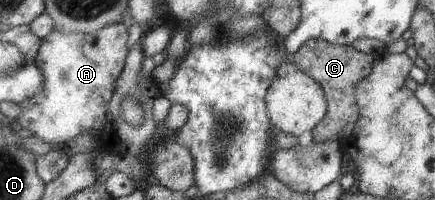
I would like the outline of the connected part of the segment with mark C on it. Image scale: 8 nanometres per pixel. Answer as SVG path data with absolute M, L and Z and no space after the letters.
M311 39L303 43L302 47L291 55L290 58L295 67L321 85L325 93L325 117L314 130L309 132L315 141L331 139L331 141L342 143L354 134L354 127L358 122L358 105L354 97L354 87L370 75L377 57L379 57L377 51L369 54L360 53L350 45L339 46L319 39Z

